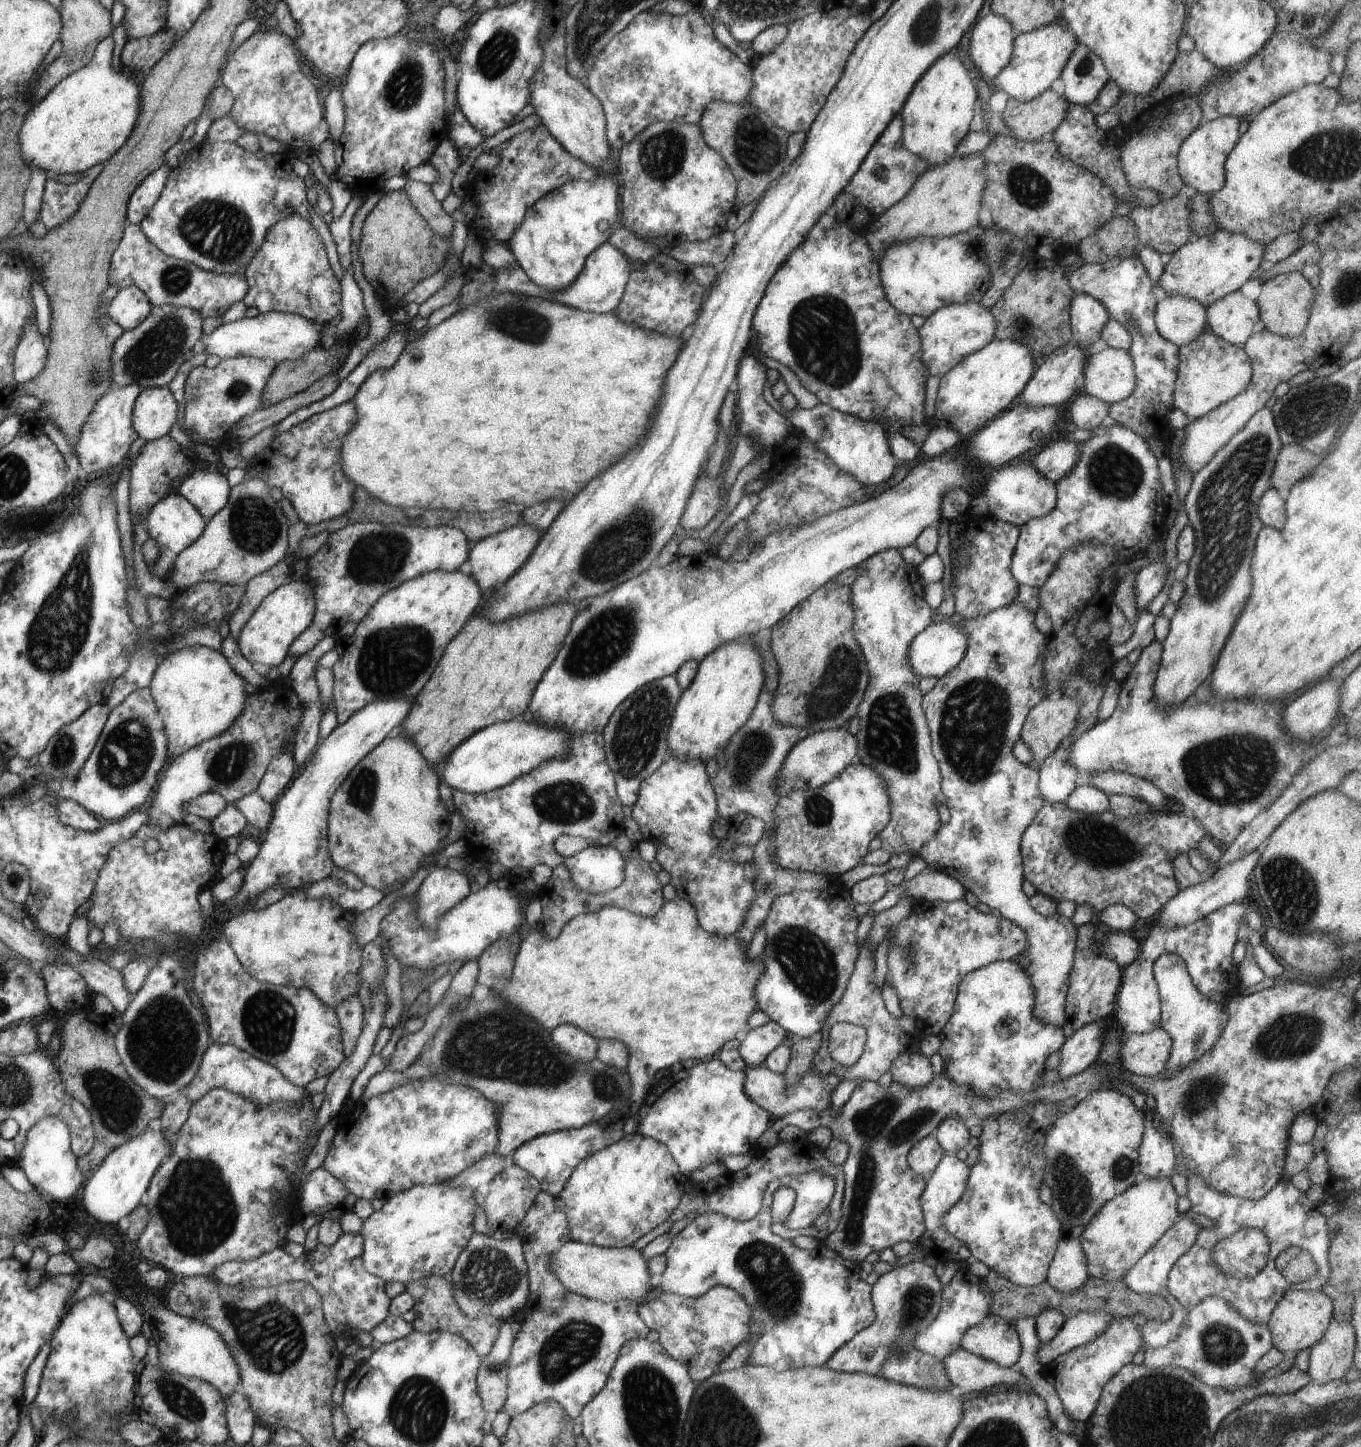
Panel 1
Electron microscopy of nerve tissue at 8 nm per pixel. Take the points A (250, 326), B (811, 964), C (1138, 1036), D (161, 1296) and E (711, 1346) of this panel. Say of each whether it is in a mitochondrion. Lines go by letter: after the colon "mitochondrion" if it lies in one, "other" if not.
A: other
B: mitochondrion
C: other
D: other
E: other

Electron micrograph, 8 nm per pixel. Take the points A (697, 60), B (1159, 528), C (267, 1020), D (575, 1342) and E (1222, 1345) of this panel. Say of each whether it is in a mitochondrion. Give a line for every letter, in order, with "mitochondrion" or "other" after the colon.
A: other
B: other
C: mitochondrion
D: mitochondrion
E: mitochondrion

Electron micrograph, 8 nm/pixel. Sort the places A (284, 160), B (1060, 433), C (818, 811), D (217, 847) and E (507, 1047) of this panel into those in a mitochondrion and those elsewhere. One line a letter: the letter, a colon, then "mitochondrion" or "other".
A: other
B: other
C: mitochondrion
D: other
E: mitochondrion

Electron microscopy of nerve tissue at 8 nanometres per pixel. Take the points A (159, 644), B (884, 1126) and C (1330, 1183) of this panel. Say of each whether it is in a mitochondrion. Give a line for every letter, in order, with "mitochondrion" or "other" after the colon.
A: mitochondrion
B: mitochondrion
C: other

